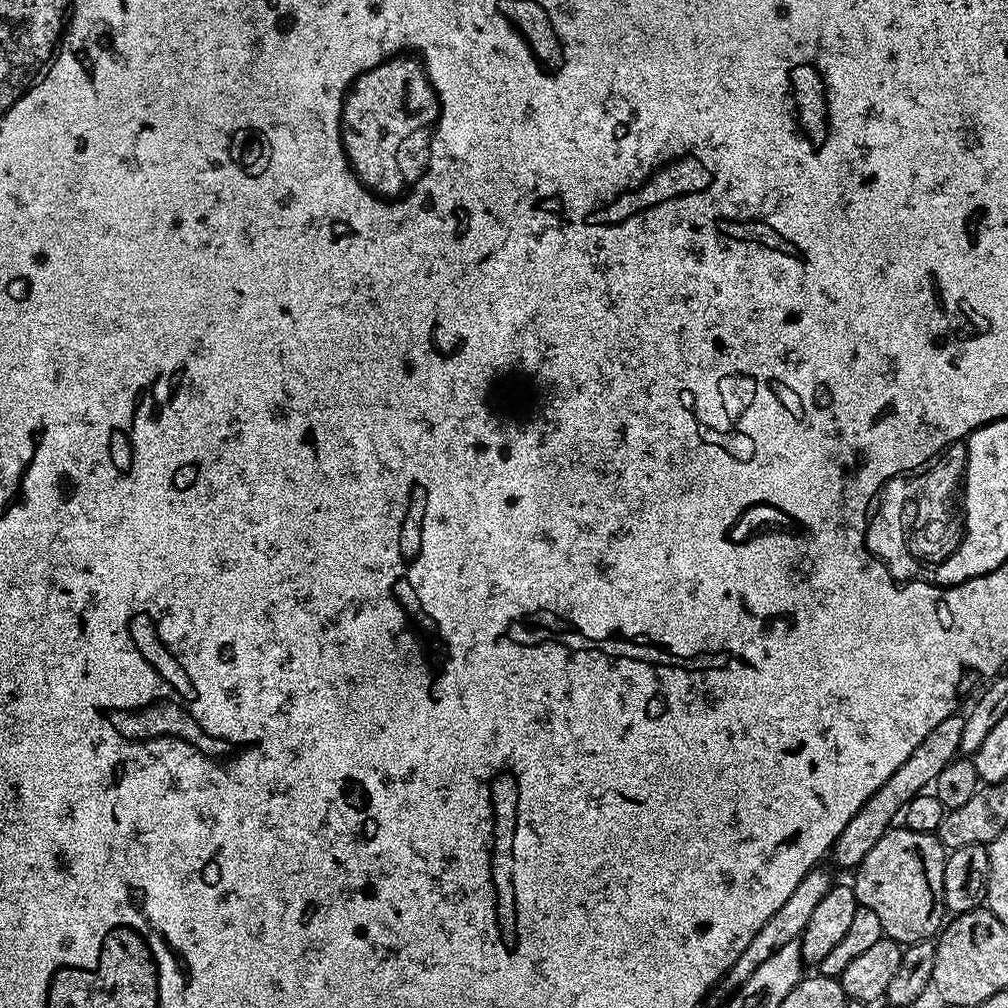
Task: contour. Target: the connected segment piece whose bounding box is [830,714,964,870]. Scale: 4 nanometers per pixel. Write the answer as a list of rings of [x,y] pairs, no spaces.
[[[957,714],[938,722],[938,726],[934,726],[934,730],[930,730],[930,734],[926,734],[926,738],[918,742],[918,750],[914,750],[914,754],[910,754],[910,758],[906,758],[906,762],[902,762],[902,766],[898,766],[898,770],[894,770],[894,774],[890,774],[886,783],[862,805],[858,814],[854,814],[850,822],[846,822],[846,830],[842,830],[830,853],[831,859],[836,859],[838,867],[848,868],[848,870],[857,868],[862,858],[870,854],[874,842],[878,842],[878,838],[882,838],[882,834],[886,834],[888,829],[893,827],[895,820],[892,819],[895,816],[897,819],[898,813],[915,796],[921,795],[927,789],[924,787],[927,784],[929,787],[938,778],[938,774],[946,770],[946,766],[952,760],[957,759],[963,729],[964,716]]]

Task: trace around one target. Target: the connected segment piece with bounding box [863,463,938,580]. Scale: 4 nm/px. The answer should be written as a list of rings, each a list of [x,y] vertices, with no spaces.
[[[918,463],[909,465],[905,469],[899,469],[888,476],[878,478],[878,483],[872,488],[868,495],[868,504],[864,508],[864,556],[868,560],[879,566],[884,566],[890,570],[890,574],[898,578],[908,578],[912,580],[918,576],[924,568],[918,568],[910,558],[906,558],[906,540],[914,536],[906,536],[908,532],[918,530],[918,520],[920,520],[920,506],[924,498],[938,498],[936,494],[928,494],[928,480]]]

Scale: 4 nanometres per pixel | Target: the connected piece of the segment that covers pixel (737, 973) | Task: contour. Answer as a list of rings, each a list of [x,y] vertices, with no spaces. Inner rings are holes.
[[[824,866],[811,868],[806,874],[806,878],[802,878],[802,882],[798,882],[794,894],[790,894],[790,898],[786,898],[786,902],[782,902],[780,909],[774,910],[774,914],[770,914],[766,926],[762,926],[762,930],[758,930],[758,934],[754,934],[754,938],[750,938],[750,946],[746,946],[746,950],[742,950],[738,962],[734,962],[734,966],[730,966],[730,970],[720,981],[719,991],[724,991],[724,994],[735,992],[752,977],[754,970],[758,970],[758,966],[762,966],[762,962],[766,962],[766,958],[770,958],[770,954],[782,950],[782,946],[786,946],[786,942],[799,940],[800,934],[806,930],[806,922],[810,922],[810,914],[814,914],[814,906],[818,906],[818,902],[822,902],[822,898],[831,890],[833,883],[834,877],[824,869]]]

